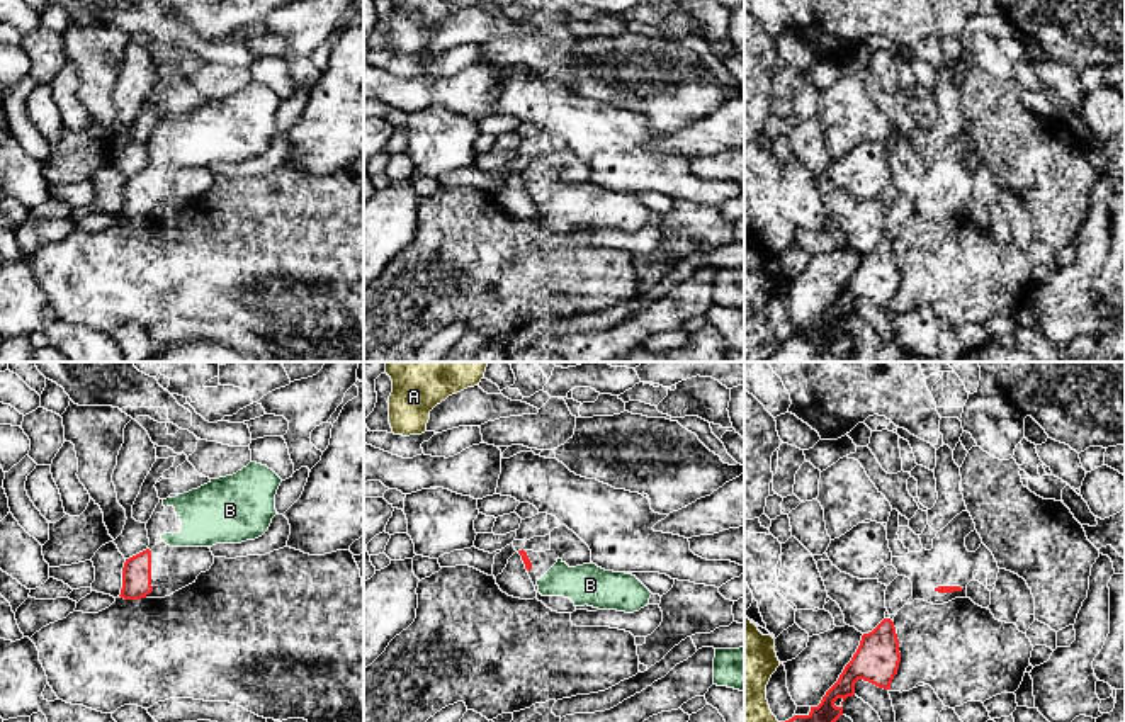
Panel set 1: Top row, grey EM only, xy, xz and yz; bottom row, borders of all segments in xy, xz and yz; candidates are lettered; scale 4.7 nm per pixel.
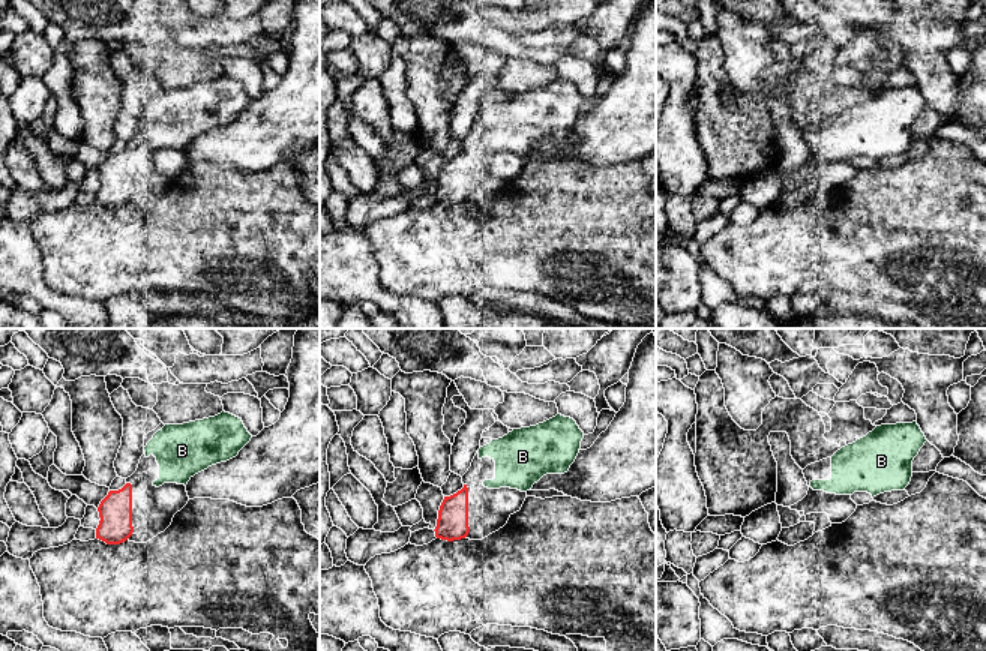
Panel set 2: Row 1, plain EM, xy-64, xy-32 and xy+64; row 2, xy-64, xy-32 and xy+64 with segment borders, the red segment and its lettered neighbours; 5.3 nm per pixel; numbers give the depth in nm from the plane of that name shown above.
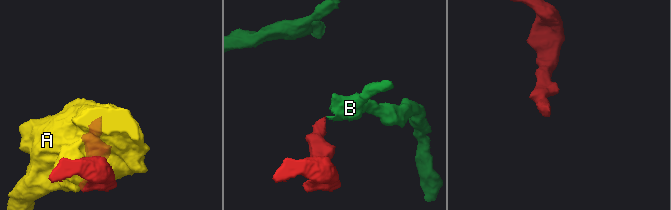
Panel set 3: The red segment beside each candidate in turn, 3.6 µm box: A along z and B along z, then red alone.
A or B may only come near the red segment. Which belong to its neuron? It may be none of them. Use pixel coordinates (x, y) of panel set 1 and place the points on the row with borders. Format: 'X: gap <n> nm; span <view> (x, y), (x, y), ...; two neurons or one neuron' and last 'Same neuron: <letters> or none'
A: gap 40 nm; span yz (785, 721), (777, 721); two neurons
B: gap 70 nm; span xz (531, 568), (541, 578); one neuron
Same neuron: B

